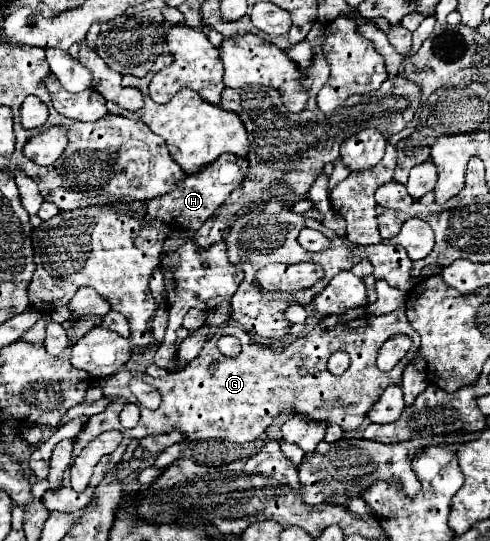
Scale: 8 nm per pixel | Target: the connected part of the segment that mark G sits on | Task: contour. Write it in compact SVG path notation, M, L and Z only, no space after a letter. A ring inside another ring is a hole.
M399 306L399 310L393 310L391 314L381 314L381 316L365 314L361 318L351 320L351 322L341 322L331 330L315 324L303 338L293 340L281 352L275 352L269 346L253 342L239 326L229 326L229 324L215 326L211 330L203 350L199 352L199 356L193 362L189 362L185 368L173 370L163 378L151 378L145 372L133 372L133 370L121 370L121 372L115 372L115 374L103 378L99 382L99 386L103 390L103 396L109 398L109 404L101 414L91 416L87 426L75 436L70 465L93 438L97 438L99 434L103 434L107 430L123 432L123 440L121 440L119 448L113 454L107 454L99 460L85 492L77 494L71 490L69 480L71 466L69 466L63 474L61 488L47 490L41 500L45 502L45 506L49 510L59 510L59 512L73 512L73 510L87 506L97 484L99 484L99 478L103 478L103 474L107 474L107 470L111 470L111 466L115 466L115 462L121 460L121 456L125 454L125 448L131 444L131 440L137 440L137 438L141 440L141 438L151 436L151 434L163 434L167 430L179 430L179 432L183 432L183 436L187 440L217 438L217 440L229 440L229 442L245 444L245 442L259 438L265 432L265 428L271 426L273 420L281 412L289 410L295 414L313 418L317 422L325 422L329 426L337 424L345 432L353 432L361 426L369 408L379 398L379 394L383 394L383 390L389 384L401 384L401 372L413 360L413 350L419 350L419 334L407 322L405 306ZM223 334L231 334L231 336L237 336L241 340L243 350L239 356L229 358L229 356L223 356L219 352L217 340ZM391 334L407 334L407 336L411 336L413 344L411 344L409 352L397 362L397 366L391 372L381 372L375 366L375 358L377 358L381 344ZM337 350L347 352L351 358L351 366L347 368L347 372L343 376L333 376L327 370L327 360ZM213 360L219 362L219 368L215 372L207 372L207 366ZM131 378L141 378L143 382L149 382L153 388L159 390L163 400L161 400L161 406L157 410L141 408L139 424L133 430L131 428L127 430L119 422L119 412L121 412L125 402L137 404L137 398L129 390Z

